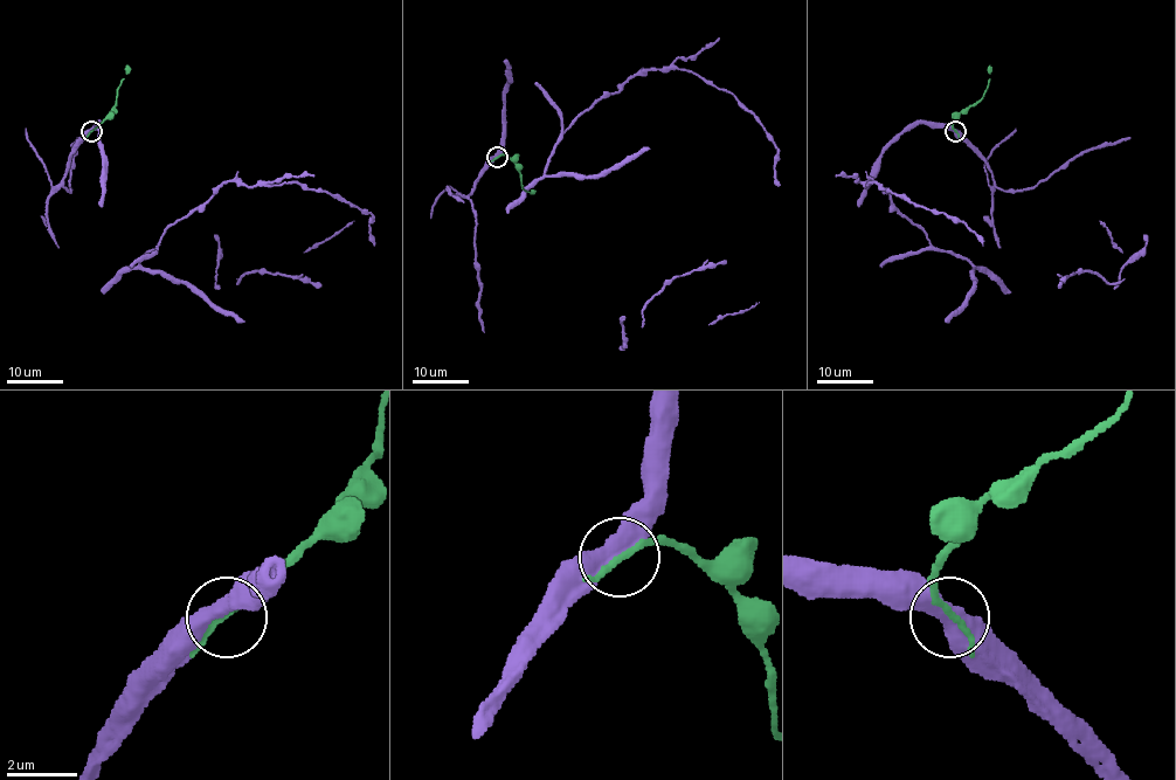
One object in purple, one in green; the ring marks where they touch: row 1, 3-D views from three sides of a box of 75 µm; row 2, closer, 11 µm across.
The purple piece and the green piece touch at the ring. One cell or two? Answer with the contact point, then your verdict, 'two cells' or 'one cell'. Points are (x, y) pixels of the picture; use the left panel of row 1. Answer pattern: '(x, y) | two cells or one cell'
(91, 131) | one cell

